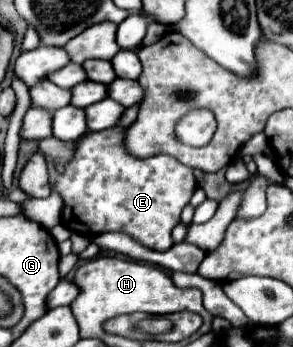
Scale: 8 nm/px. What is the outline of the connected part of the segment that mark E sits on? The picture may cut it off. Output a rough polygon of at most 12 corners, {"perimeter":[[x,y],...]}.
{"perimeter":[[124,129],[88,133],[50,183],[76,233],[154,251],[196,191],[172,155],[136,159]]}

